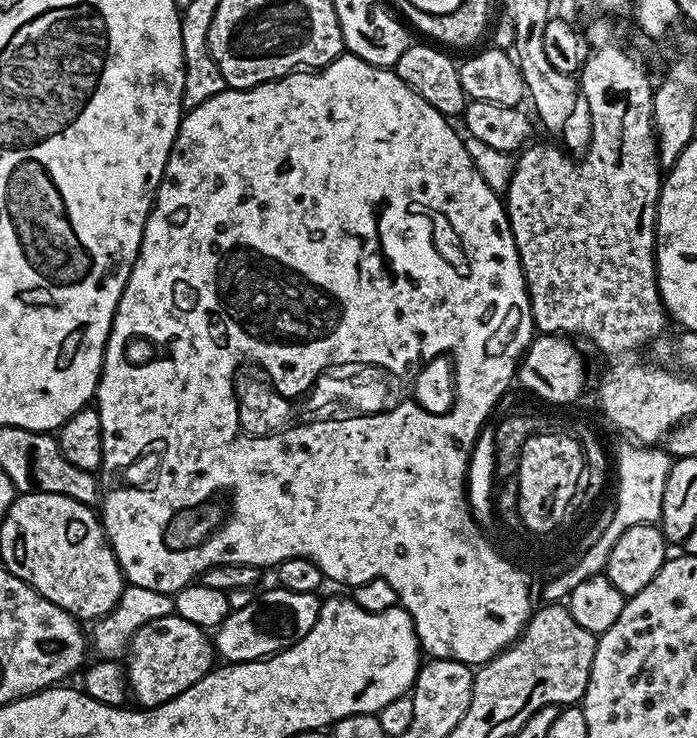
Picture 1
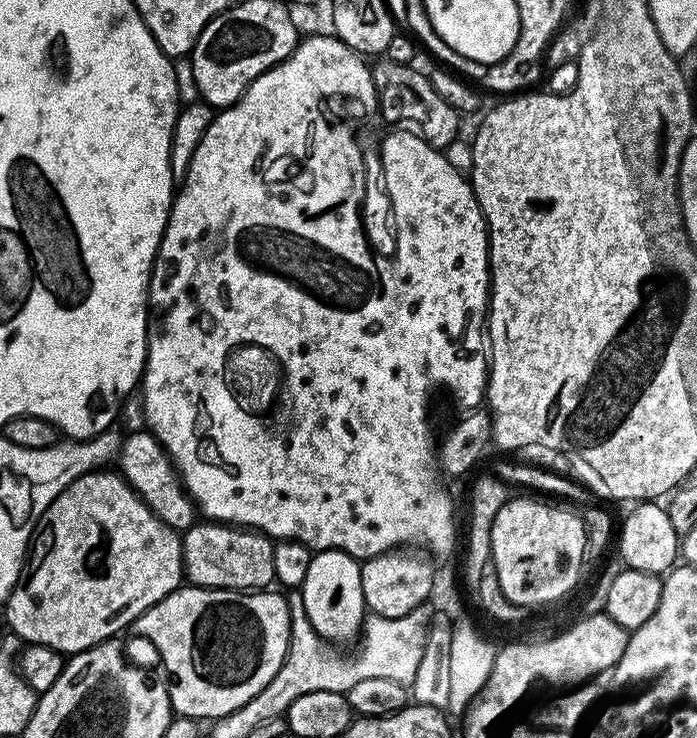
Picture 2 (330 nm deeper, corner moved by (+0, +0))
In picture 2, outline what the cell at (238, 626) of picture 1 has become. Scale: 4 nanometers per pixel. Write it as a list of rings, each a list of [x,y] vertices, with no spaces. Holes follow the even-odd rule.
[[[181,586],[172,592],[166,598],[162,598],[154,606],[150,606],[140,615],[138,621],[138,629],[146,639],[152,643],[154,651],[160,655],[160,660],[164,663],[164,668],[169,675],[166,678],[168,685],[168,697],[172,703],[173,713],[180,718],[191,718],[197,722],[215,722],[220,717],[230,714],[234,710],[238,710],[242,706],[246,706],[246,702],[250,702],[250,698],[254,698],[254,694],[258,694],[264,689],[271,678],[281,669],[282,662],[285,661],[286,650],[290,642],[290,614],[288,613],[287,599],[279,591],[273,590],[261,591],[232,591],[228,588],[197,588],[191,586]]]

